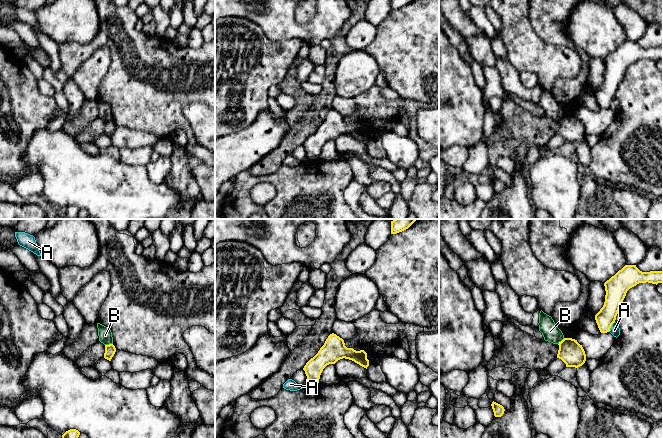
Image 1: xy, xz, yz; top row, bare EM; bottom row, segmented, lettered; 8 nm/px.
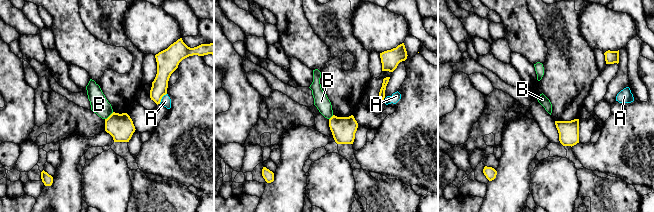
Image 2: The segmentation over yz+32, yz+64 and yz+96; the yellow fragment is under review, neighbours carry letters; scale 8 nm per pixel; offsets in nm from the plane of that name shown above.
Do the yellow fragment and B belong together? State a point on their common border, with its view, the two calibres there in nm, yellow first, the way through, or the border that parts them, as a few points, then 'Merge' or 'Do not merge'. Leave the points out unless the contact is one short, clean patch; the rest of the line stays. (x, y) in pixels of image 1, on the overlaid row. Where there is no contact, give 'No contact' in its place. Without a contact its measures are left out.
Touches yellow at xy (109, 344). Thickness 90 nm (yellow) against 110 nm. Boundary: xy (112, 343), (105, 345). Do not merge

